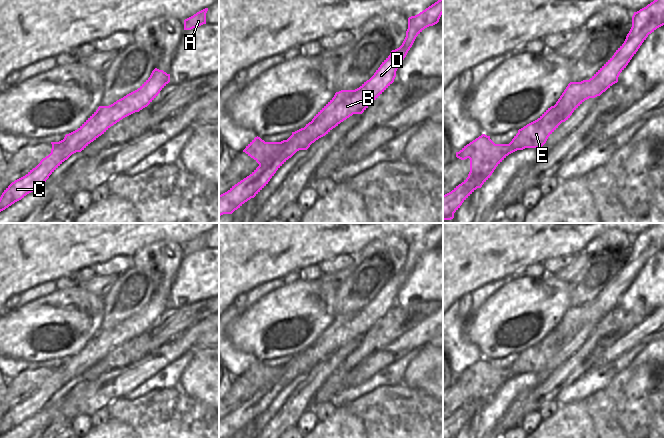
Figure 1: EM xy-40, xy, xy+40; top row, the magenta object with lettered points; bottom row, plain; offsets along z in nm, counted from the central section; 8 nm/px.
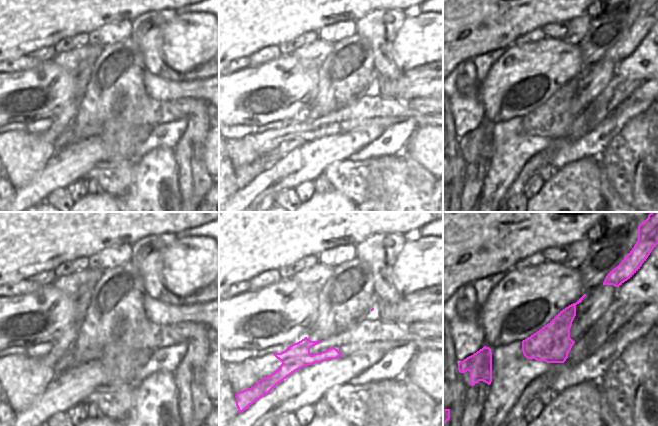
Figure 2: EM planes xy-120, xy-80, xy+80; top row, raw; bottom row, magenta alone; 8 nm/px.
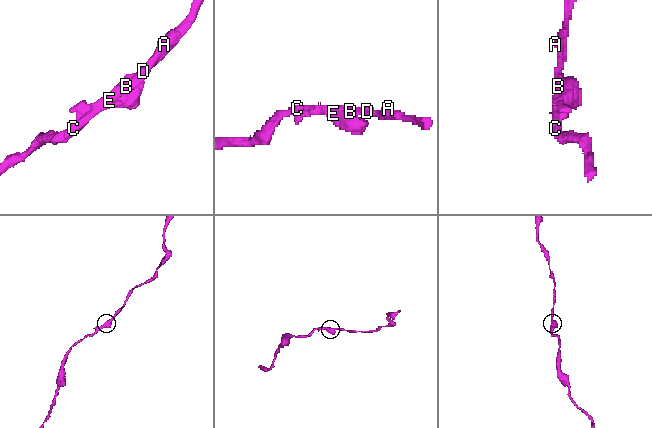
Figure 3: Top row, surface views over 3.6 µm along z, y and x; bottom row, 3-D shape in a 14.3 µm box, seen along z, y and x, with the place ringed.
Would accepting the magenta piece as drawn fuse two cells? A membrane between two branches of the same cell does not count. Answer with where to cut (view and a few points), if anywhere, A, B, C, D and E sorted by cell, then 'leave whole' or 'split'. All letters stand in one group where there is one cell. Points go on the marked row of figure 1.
no cut | A B C D E | leave whole

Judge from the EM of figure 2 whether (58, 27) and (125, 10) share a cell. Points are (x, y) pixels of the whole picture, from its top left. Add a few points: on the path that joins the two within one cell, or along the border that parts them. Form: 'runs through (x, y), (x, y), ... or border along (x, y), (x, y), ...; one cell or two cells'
runs through (75, 10), (108, 10); one cell

